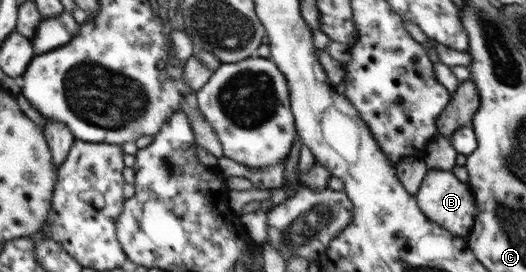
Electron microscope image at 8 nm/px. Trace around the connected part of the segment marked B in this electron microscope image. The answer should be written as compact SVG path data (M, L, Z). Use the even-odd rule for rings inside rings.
M430 169L421 182L419 191L415 195L421 211L437 225L449 233L466 238L476 221L477 213L474 194L469 185L455 177L452 170Z

